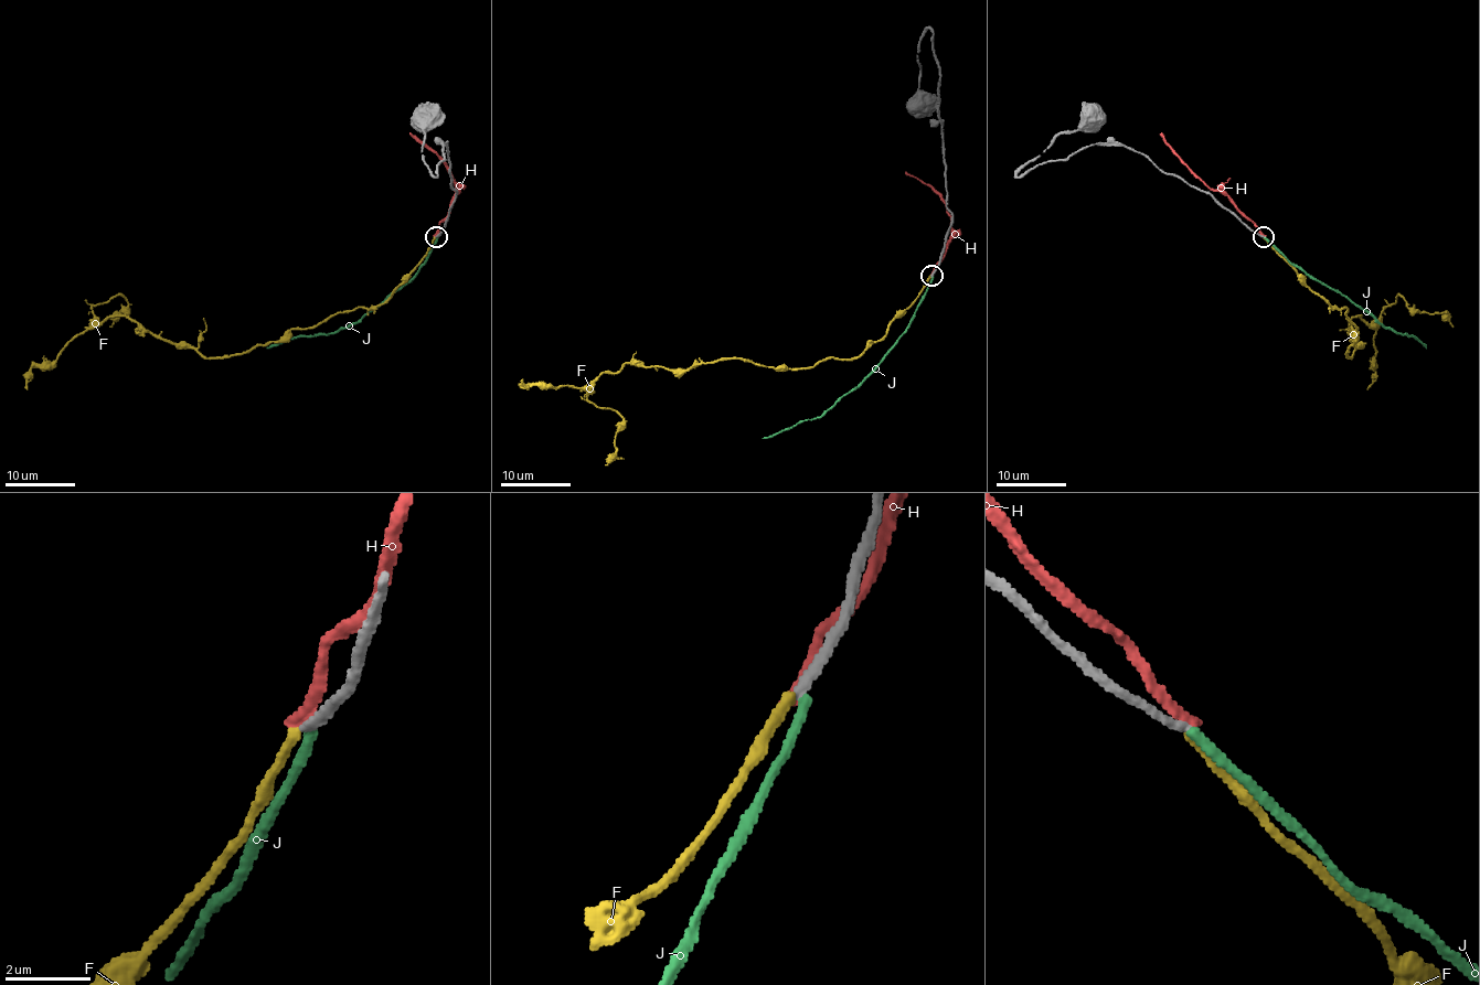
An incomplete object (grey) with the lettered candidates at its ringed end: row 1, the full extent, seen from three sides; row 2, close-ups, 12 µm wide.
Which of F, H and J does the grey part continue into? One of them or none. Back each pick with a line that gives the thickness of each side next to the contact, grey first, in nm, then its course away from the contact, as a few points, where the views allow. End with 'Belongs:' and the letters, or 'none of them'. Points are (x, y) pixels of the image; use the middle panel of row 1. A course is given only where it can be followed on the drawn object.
Belongs: none of them

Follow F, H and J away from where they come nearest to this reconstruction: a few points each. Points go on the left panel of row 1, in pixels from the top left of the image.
F: (435, 236), (385, 301), (246, 351), (205, 359), (120, 316), (99, 323), (92, 307), (120, 295), (109, 327)
H: (436, 235), (438, 224), (447, 215), (449, 204), (456, 195), (456, 182), (450, 169), (410, 132)
J: (436, 236), (427, 259), (417, 274), (359, 321), (267, 348)

